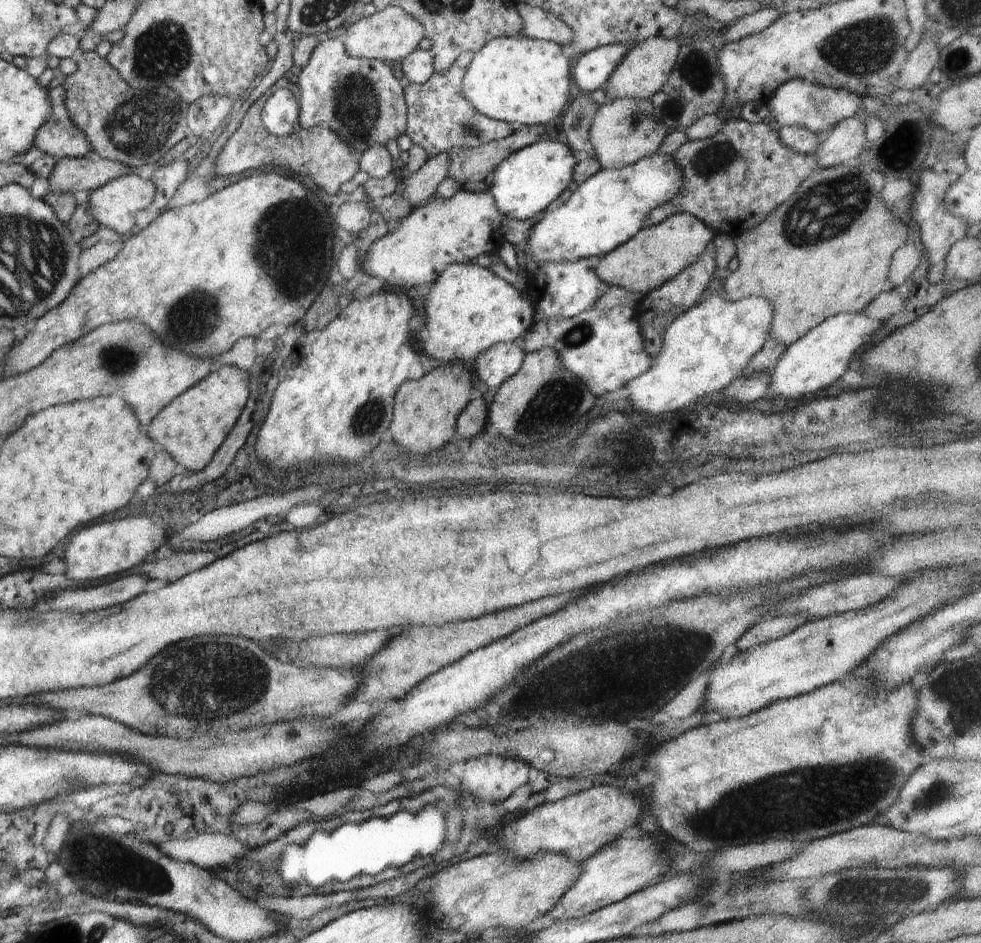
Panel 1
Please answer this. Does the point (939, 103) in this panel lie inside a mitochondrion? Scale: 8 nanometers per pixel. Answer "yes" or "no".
no

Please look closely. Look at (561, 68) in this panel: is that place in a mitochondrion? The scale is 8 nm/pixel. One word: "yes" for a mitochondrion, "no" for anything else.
no

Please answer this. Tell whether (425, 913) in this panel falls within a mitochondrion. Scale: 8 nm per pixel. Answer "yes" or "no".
no

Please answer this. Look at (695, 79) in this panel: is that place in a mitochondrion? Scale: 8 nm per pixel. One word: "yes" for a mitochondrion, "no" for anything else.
yes

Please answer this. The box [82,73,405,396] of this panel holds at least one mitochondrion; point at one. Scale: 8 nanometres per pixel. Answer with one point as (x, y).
(306, 251)

